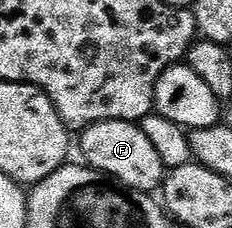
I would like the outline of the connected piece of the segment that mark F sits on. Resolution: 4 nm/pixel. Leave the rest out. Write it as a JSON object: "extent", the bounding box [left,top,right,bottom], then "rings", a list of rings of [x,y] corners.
{"extent":[79,120,166,192],"rings":[[[118,120],[96,122],[93,126],[86,127],[79,138],[80,154],[84,157],[81,159],[92,169],[101,170],[103,174],[108,174],[135,190],[156,192],[163,187],[166,167],[158,157],[158,151],[151,146],[146,132],[142,132],[137,123]]]}

